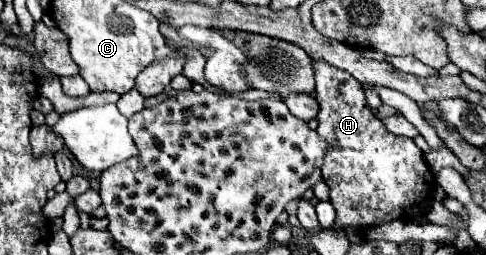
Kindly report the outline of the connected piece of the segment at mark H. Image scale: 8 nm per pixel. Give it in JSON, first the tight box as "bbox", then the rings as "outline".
{"bbox":[314,61,436,229],"outline":[[[314,61],[314,73],[316,73],[316,99],[320,105],[316,131],[328,143],[322,159],[324,161],[322,179],[330,187],[328,201],[336,209],[336,221],[332,229],[346,229],[346,227],[366,229],[394,219],[414,221],[416,217],[422,217],[432,205],[434,191],[436,191],[434,173],[426,165],[422,151],[416,147],[412,139],[394,135],[384,127],[384,123],[370,111],[362,85],[350,73],[322,61]]]}

